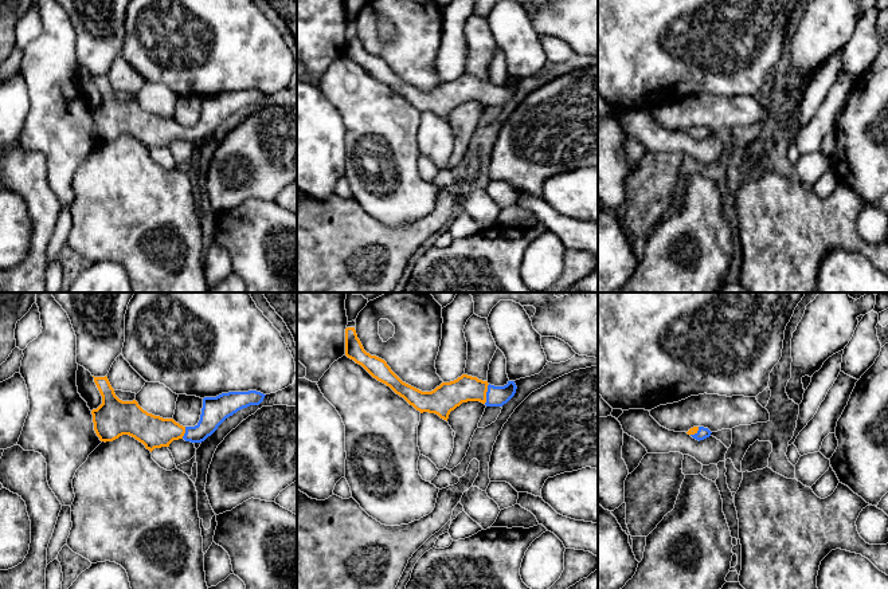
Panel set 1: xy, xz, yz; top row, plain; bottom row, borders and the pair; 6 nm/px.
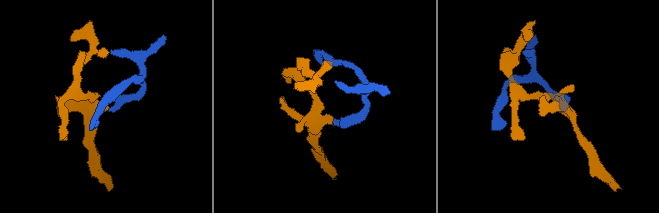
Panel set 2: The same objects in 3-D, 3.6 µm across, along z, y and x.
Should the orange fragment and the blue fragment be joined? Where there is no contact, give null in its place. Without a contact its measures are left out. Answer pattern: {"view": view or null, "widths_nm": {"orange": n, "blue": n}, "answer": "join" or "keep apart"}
{"view": "xz", "widths_nm": {"orange": 170, "blue": 130}, "answer": "join"}

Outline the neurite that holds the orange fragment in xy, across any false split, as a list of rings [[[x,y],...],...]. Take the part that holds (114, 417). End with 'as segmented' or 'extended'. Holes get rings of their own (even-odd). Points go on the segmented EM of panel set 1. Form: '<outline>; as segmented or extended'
[[[106,376],[94,377],[94,382],[102,396],[102,404],[91,411],[94,431],[99,440],[106,443],[129,435],[150,452],[154,448],[169,447],[173,440],[179,439],[202,443],[227,417],[250,405],[259,405],[266,396],[257,390],[249,390],[204,397],[199,423],[195,427],[183,427],[173,419],[148,413],[136,400],[120,400]]]; extended

